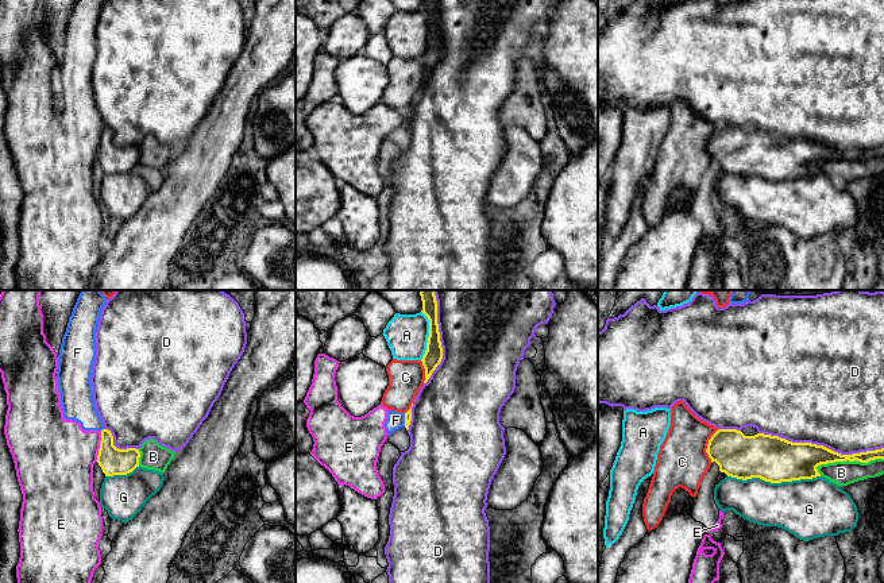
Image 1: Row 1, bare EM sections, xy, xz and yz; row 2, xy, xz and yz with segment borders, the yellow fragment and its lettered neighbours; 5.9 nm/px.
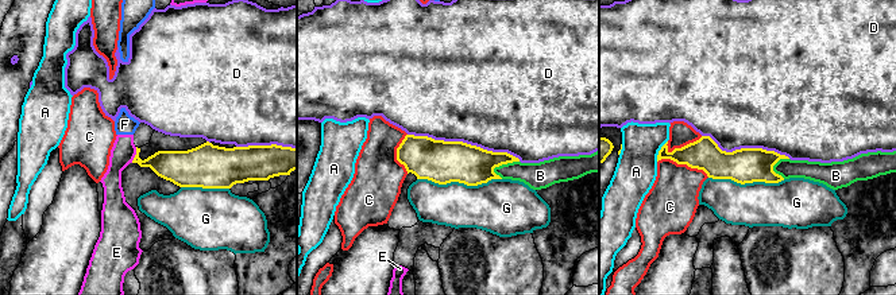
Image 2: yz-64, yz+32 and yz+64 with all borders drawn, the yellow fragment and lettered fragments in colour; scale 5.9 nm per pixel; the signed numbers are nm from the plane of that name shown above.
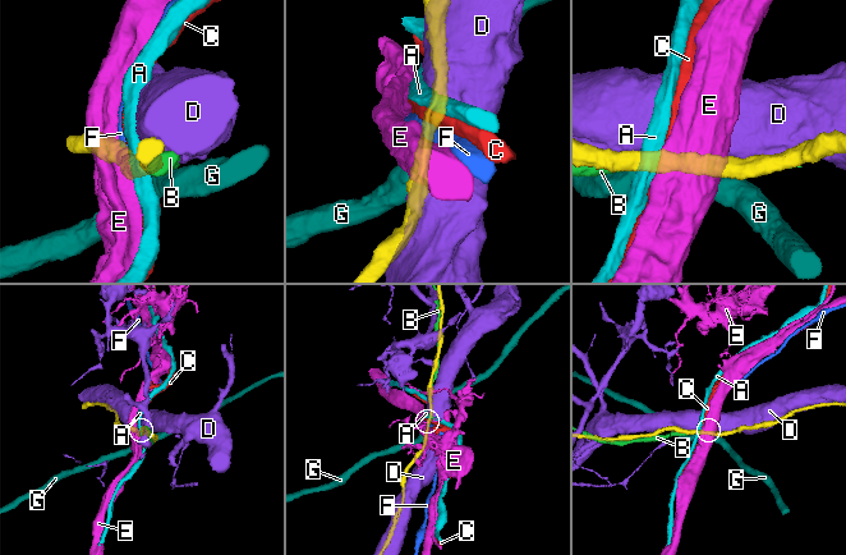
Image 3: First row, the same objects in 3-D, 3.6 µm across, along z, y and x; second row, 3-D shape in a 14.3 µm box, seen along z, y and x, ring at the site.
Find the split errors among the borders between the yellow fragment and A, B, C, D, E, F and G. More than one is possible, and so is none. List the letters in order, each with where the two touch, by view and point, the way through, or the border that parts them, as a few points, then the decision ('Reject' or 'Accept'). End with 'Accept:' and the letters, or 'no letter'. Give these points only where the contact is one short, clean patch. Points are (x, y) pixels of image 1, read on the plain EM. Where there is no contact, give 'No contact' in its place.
A: Touches yellow at xz (429, 33). Boundary: xz (421, 8), (428, 18), (428, 39), (427, 47), (420, 57). Reject
B: Touches yellow at yz (849, 158). Reject
C: Touches yellow at yz (707, 143). Boundary: yz (718, 127), (707, 142), (706, 151), (710, 159). Reject
D: Touches yellow at yz (821, 143). Reject
E: Touches yellow at xy (100, 143). Boundary: xy (101, 128), (96, 158). Reject
F: Touches yellow at xz (405, 118). Boundary: xz (404, 111), (405, 123). Reject
G: Touches yellow at yz (774, 180). Reject
Accept: no letter

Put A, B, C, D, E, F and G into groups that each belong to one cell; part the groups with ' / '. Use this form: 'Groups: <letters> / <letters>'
Groups: A C E F / B / D / G

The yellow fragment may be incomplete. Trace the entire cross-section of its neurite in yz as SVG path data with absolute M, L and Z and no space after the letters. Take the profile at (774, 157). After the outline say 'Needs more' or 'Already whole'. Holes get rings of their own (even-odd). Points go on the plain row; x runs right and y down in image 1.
M718 127L709 138L706 150L727 174L742 178L760 175L771 181L821 174L817 167L821 162L884 157L884 146L841 152L823 143L792 140L764 131L745 134L737 127Z. Already whole

